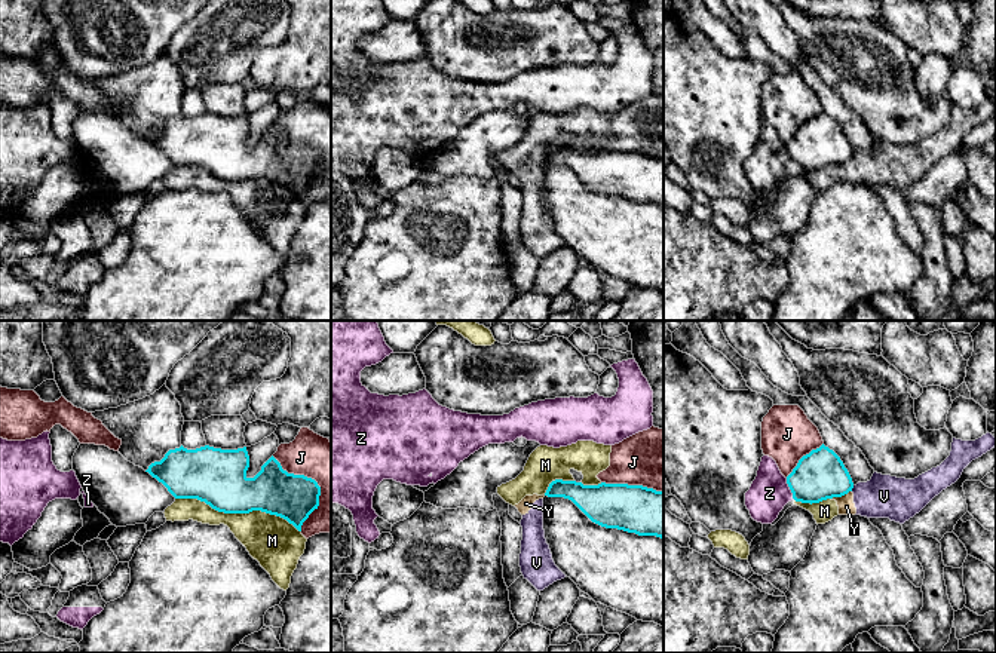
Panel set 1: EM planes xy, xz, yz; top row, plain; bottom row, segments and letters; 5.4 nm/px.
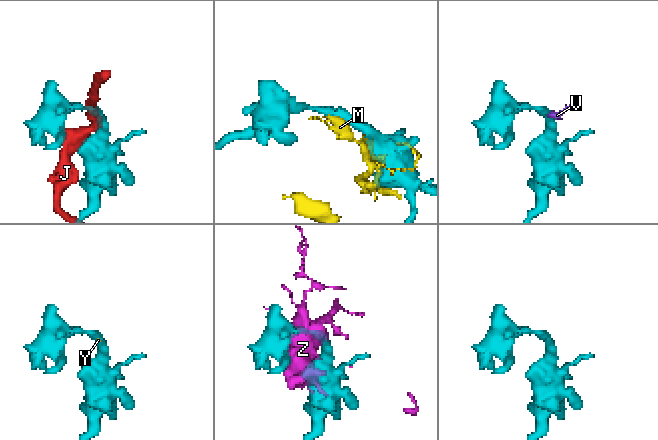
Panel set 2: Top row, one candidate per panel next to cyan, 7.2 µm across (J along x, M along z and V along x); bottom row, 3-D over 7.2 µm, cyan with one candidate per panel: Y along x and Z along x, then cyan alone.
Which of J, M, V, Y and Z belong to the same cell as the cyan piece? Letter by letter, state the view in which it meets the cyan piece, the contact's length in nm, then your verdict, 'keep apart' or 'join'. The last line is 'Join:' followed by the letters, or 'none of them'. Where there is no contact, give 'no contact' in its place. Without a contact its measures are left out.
J: xy | 440 nm | keep apart
M: xy | 700 nm | keep apart
V: yz | 40 nm | keep apart
Y: yz | 120 nm | keep apart
Z: yz | 130 nm | keep apart
Join: none of them

